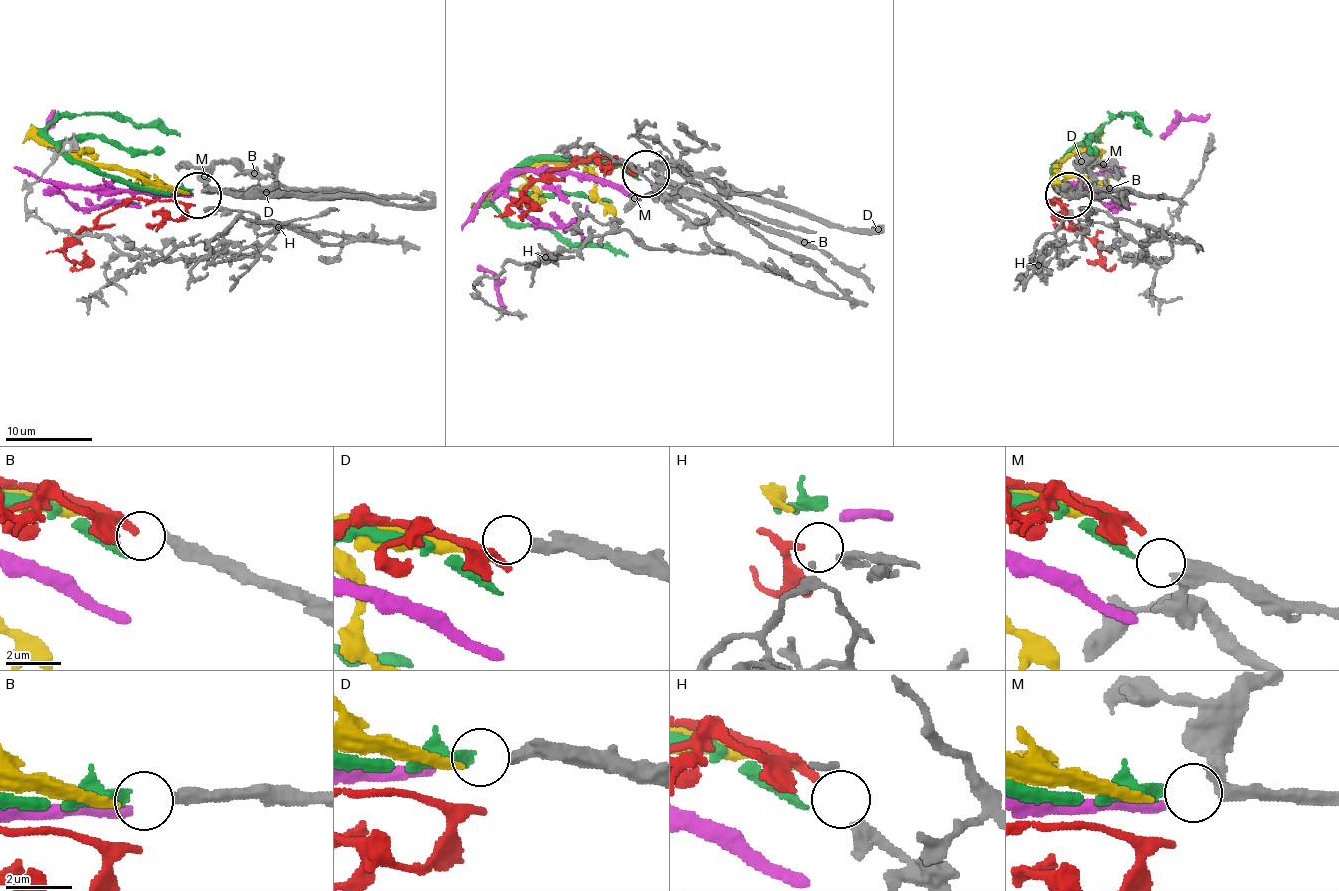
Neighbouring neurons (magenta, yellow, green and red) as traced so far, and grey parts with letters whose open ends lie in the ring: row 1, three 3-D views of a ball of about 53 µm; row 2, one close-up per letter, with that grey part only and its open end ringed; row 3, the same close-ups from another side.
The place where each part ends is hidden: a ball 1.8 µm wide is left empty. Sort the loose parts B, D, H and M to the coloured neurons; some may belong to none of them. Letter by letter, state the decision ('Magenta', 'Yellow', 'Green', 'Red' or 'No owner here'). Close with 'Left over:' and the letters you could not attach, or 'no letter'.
B: Yellow
D: No owner here
H: Red
M: Green
Left over: D

